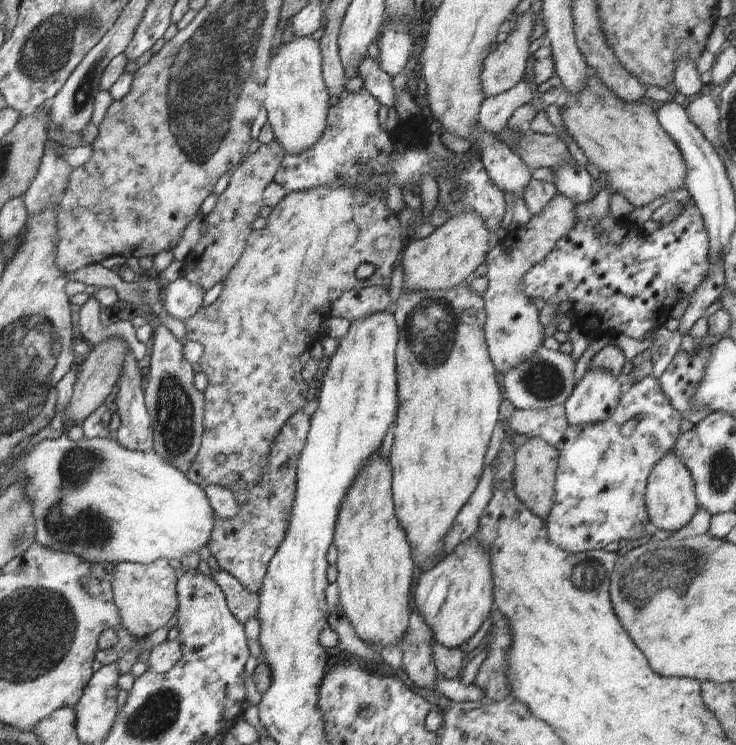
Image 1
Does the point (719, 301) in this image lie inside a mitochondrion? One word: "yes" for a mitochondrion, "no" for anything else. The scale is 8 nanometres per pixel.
no

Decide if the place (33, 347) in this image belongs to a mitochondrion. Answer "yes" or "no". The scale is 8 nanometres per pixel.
yes

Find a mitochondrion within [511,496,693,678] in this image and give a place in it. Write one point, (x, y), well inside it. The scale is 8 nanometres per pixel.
(587, 574)

